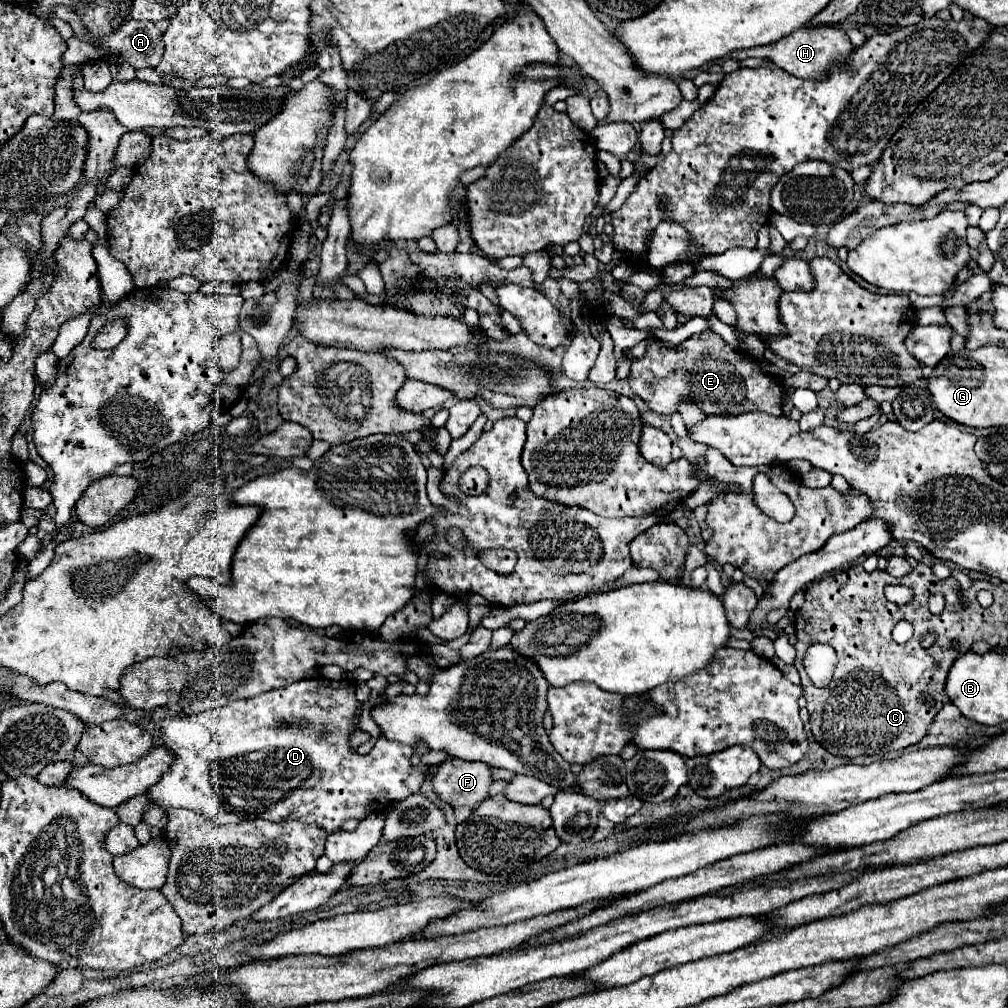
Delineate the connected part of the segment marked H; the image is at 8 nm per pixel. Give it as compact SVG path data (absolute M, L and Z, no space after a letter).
M802 26L796 32L792 32L790 36L778 40L776 44L768 44L768 46L754 46L748 50L734 50L730 56L744 60L744 58L766 58L770 62L774 62L778 68L798 76L798 78L822 78L830 64L834 62L842 62L848 58L848 54L854 50L854 46L850 44L846 32L838 26Z

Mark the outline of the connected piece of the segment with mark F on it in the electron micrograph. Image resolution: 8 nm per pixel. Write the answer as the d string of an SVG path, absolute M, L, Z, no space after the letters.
M460 758L446 760L432 776L434 790L454 808L476 808L488 798L488 788L494 782L492 770L494 768L484 766L484 762L464 762Z

